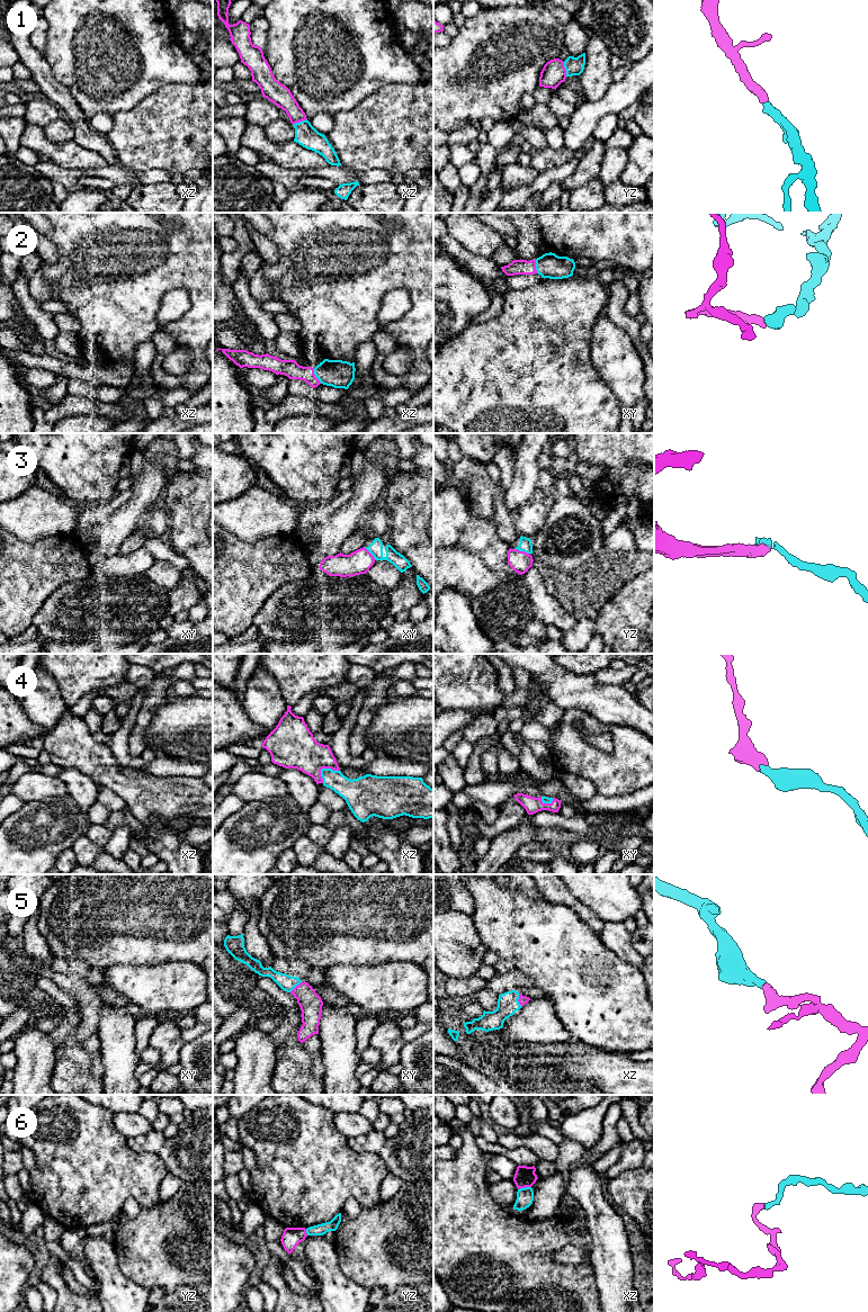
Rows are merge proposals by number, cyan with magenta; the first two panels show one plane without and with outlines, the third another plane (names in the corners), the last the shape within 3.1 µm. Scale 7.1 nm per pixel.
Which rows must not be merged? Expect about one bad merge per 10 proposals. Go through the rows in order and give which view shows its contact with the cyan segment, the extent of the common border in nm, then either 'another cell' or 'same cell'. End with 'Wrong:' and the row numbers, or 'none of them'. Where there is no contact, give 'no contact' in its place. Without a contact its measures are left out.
1: contact in xz; length 110 nm; same cell
2: contact in xz; length 120 nm; same cell
3: contact in yz; length 110 nm; another cell
4: contact in xz; length 160 nm; same cell
5: contact in xz; length 100 nm; same cell
6: contact in xz; length 100 nm; another cell
Wrong: 3, 6

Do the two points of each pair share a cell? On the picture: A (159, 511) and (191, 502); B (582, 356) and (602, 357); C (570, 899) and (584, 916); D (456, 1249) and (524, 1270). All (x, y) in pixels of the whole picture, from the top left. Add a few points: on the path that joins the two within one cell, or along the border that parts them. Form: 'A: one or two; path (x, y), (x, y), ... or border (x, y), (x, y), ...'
A: two; border (162, 502), (168, 518), (168, 529)
B: two; border (591, 330), (591, 362), (601, 379)
C: one; path (574, 904), (582, 911)
D: one; path (473, 1249), (486, 1251), (497, 1259), (507, 1260)

